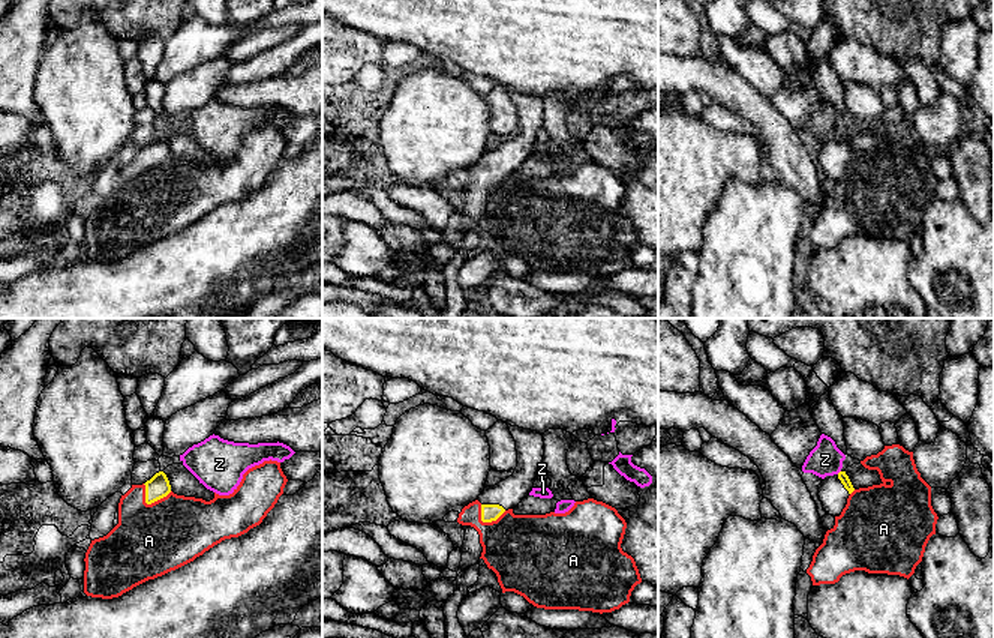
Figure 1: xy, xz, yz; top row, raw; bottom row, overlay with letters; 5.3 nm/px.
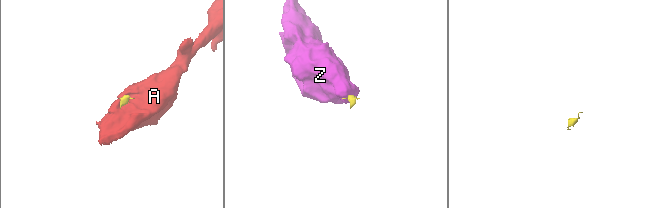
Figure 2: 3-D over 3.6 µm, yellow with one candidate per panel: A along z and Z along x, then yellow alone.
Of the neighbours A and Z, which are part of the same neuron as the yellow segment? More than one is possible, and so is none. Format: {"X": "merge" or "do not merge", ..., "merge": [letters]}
{"A": "do not merge", "Z": "do not merge", "merge": []}

